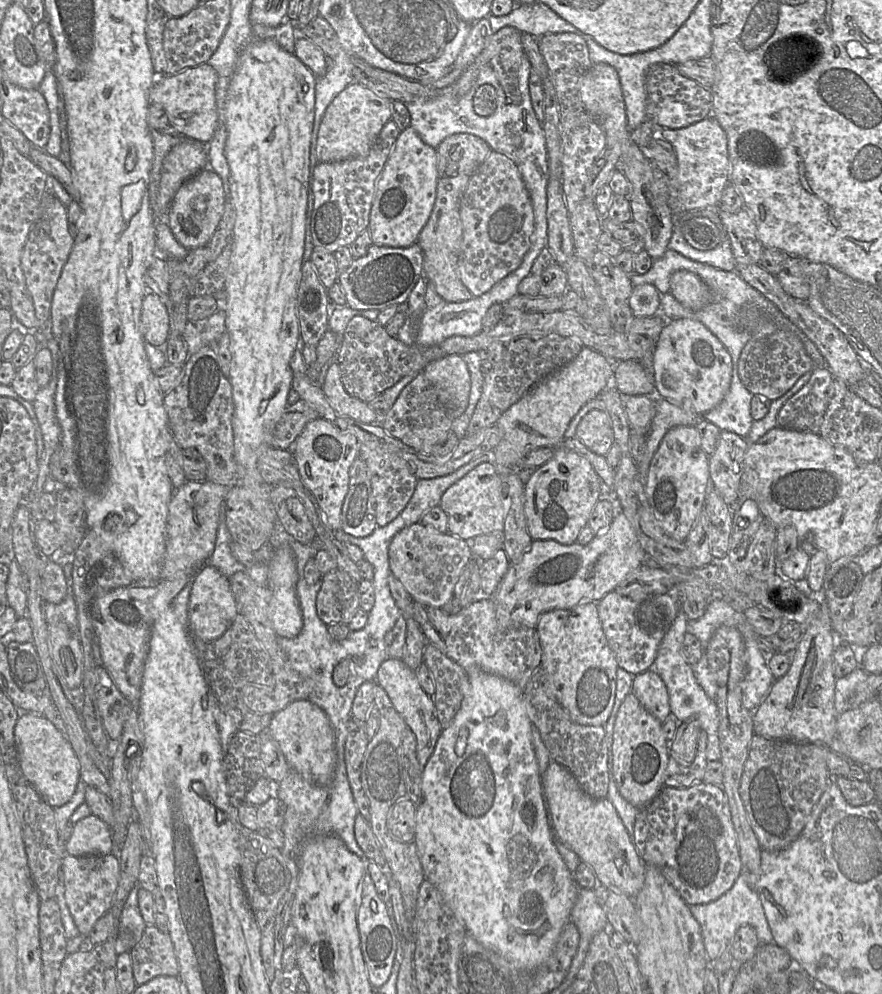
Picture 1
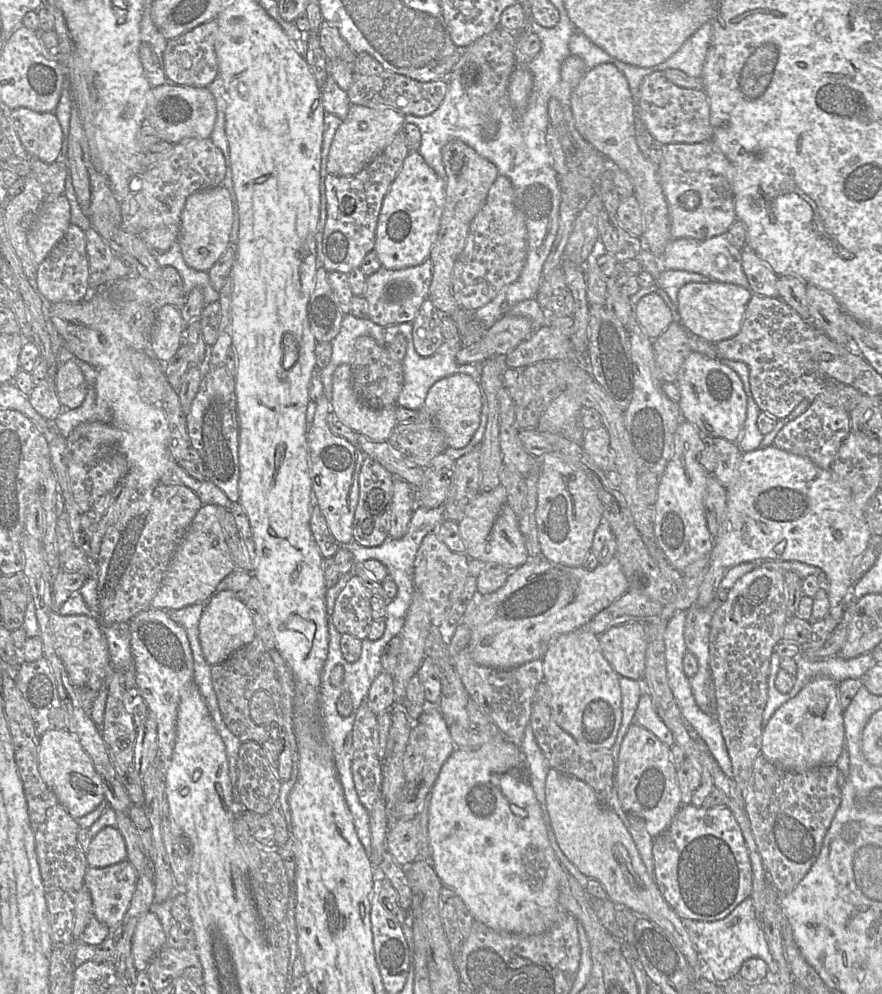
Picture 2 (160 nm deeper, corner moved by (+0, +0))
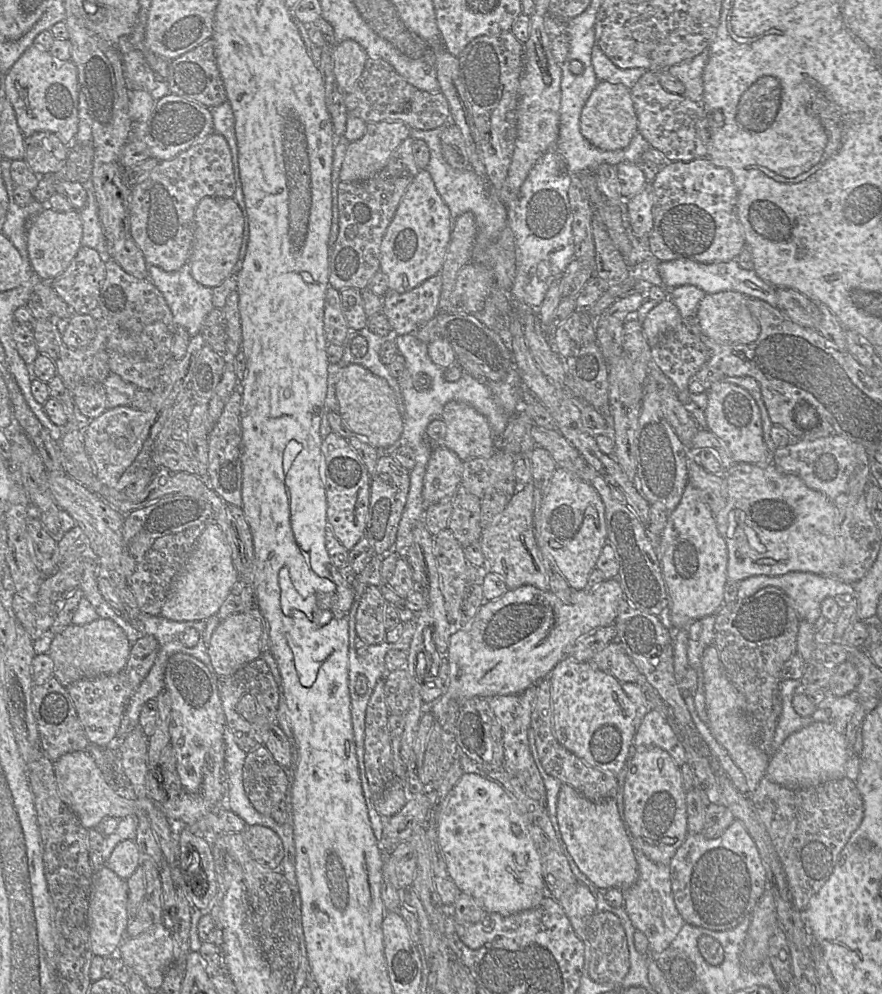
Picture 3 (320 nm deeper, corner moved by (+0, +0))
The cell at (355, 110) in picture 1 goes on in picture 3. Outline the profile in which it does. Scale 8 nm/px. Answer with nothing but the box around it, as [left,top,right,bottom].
[341,121,410,182]

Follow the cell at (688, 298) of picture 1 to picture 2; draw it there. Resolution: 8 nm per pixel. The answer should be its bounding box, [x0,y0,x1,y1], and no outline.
[676,281,752,344]

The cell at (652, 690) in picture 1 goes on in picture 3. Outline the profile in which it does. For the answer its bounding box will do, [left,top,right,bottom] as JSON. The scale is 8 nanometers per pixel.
[630,709,686,767]

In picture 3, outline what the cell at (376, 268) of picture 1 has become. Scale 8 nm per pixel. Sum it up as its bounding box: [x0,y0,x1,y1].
[382,275,442,335]

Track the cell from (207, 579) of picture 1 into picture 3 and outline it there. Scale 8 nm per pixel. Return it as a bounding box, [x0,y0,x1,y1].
[207,613,262,676]

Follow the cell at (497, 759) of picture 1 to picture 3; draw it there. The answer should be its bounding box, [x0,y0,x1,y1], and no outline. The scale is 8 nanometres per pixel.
[437,773,546,915]

